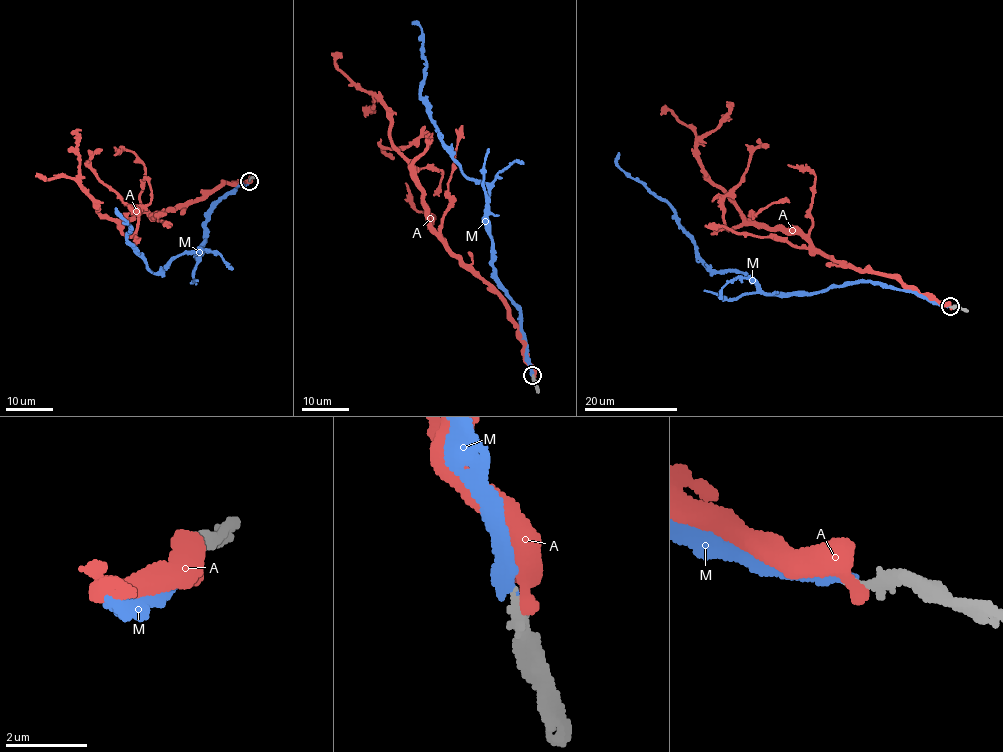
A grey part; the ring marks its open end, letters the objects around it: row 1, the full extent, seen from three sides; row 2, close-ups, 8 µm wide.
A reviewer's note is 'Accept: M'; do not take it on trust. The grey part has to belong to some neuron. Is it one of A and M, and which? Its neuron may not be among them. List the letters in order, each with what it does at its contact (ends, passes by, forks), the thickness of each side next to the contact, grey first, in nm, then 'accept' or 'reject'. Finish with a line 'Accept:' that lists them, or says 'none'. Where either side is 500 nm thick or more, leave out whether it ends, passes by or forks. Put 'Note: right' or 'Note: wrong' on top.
Note: right
A: it ends there; 320 nm thick on the grey side, 440 nm on the other; reject
M: it ends there; 280 nm thick on the grey side, 320 nm on the other; accept
Accept: M

